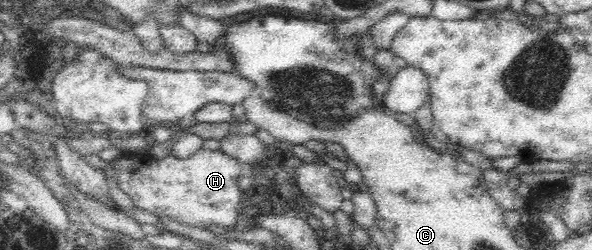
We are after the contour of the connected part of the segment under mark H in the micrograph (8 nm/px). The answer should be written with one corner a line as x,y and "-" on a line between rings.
204,149
194,152
189,158
175,158
170,154
159,160
153,159
148,151
141,151
137,154
131,151
121,152
108,162
109,168
117,177
117,185
131,198
137,208
156,216
167,216
185,226
222,231
235,227
237,214
243,205
244,191
238,187
239,165
240,162
236,158
223,151

